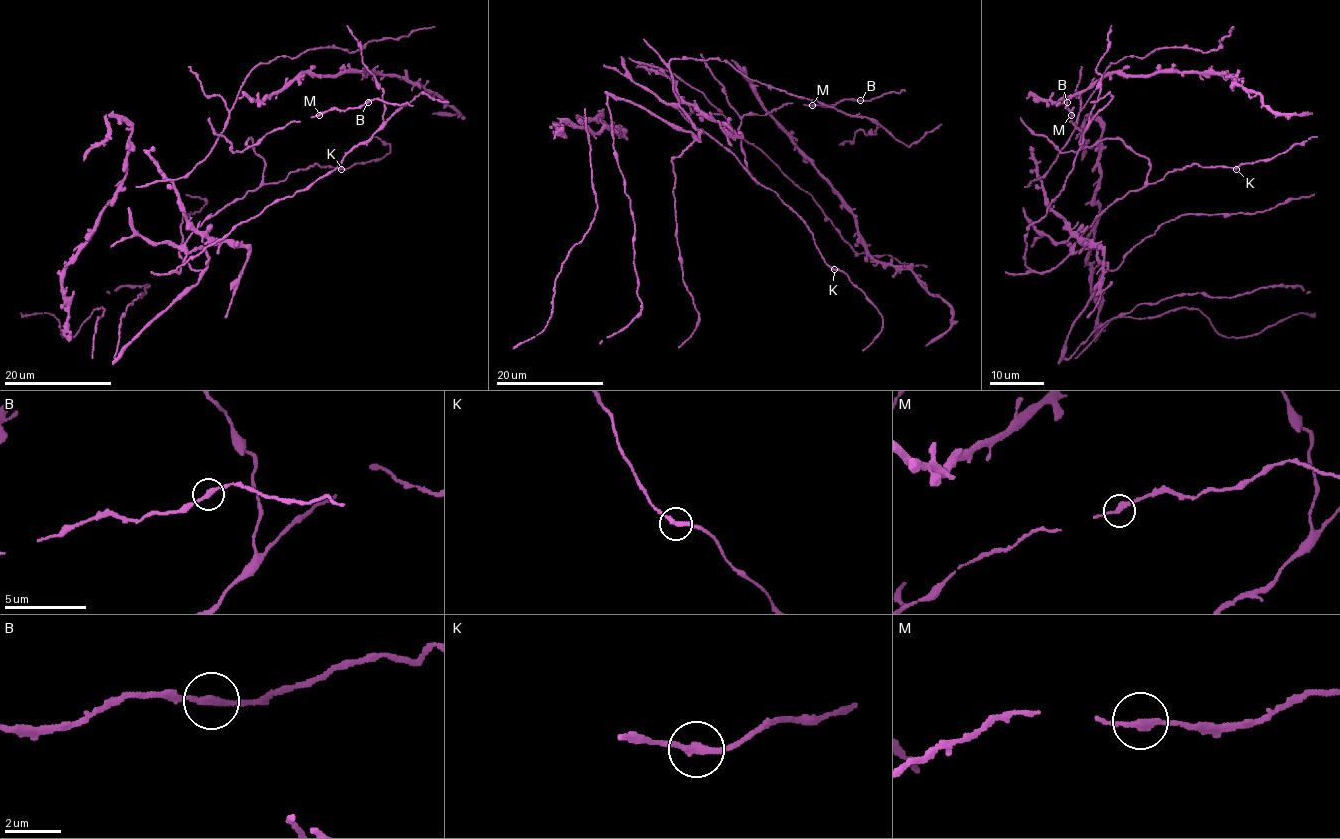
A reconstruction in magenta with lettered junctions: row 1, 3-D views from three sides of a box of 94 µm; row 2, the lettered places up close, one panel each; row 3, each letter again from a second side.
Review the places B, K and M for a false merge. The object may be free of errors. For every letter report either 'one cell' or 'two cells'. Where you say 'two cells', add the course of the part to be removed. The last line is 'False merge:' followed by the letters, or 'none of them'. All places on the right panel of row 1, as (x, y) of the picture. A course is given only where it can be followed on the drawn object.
B: one cell
K: one cell
M: one cell
False merge: none of them

